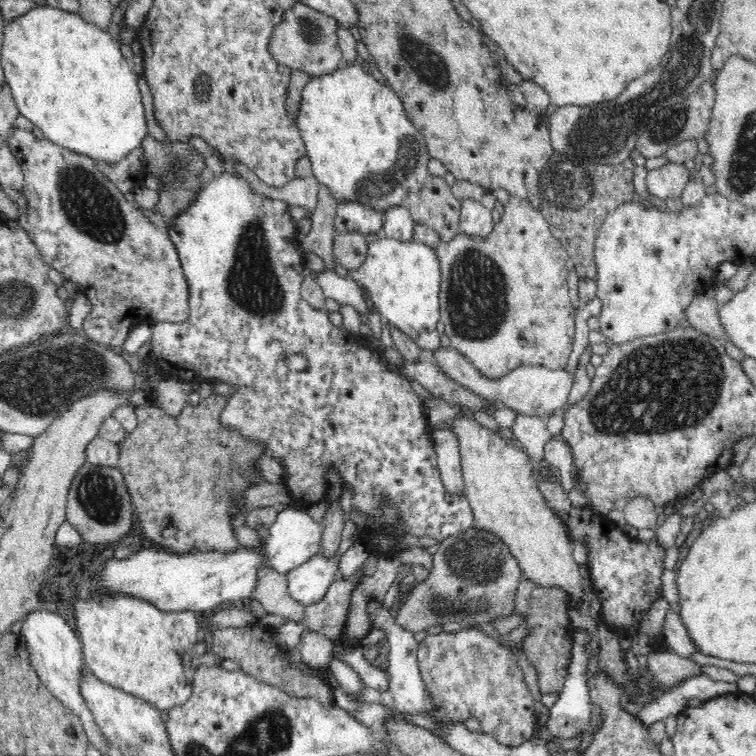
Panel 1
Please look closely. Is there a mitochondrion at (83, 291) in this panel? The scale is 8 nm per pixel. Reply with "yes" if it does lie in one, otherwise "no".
no

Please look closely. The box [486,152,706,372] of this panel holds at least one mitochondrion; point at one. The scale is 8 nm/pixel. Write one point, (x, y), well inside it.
(566, 191)

